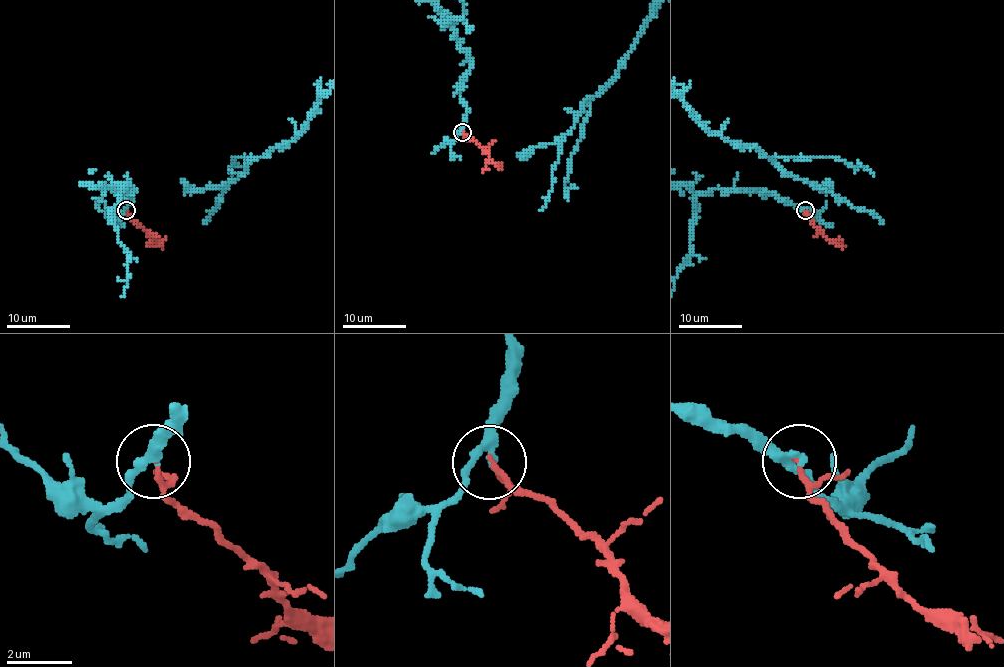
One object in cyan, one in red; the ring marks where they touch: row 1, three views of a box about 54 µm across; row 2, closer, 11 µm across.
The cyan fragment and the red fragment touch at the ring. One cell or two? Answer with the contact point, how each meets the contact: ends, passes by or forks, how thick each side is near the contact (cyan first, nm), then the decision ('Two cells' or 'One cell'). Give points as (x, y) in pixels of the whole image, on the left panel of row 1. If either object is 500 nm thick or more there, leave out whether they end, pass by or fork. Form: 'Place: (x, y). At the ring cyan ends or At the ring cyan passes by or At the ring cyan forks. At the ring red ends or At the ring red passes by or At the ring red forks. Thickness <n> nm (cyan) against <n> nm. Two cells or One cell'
Place: (126, 210). At the ring cyan passes by. At the ring red passes by. Thickness 240 nm (cyan) against 110 nm. One cell

